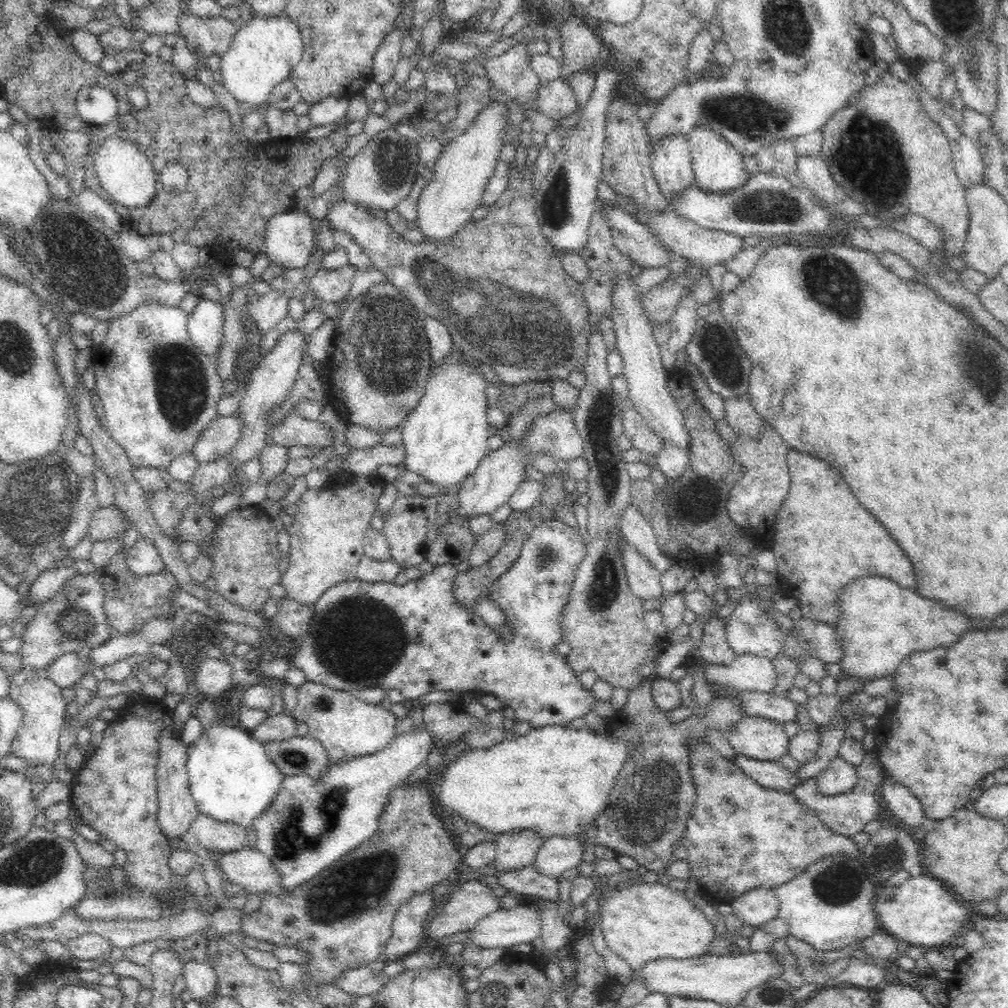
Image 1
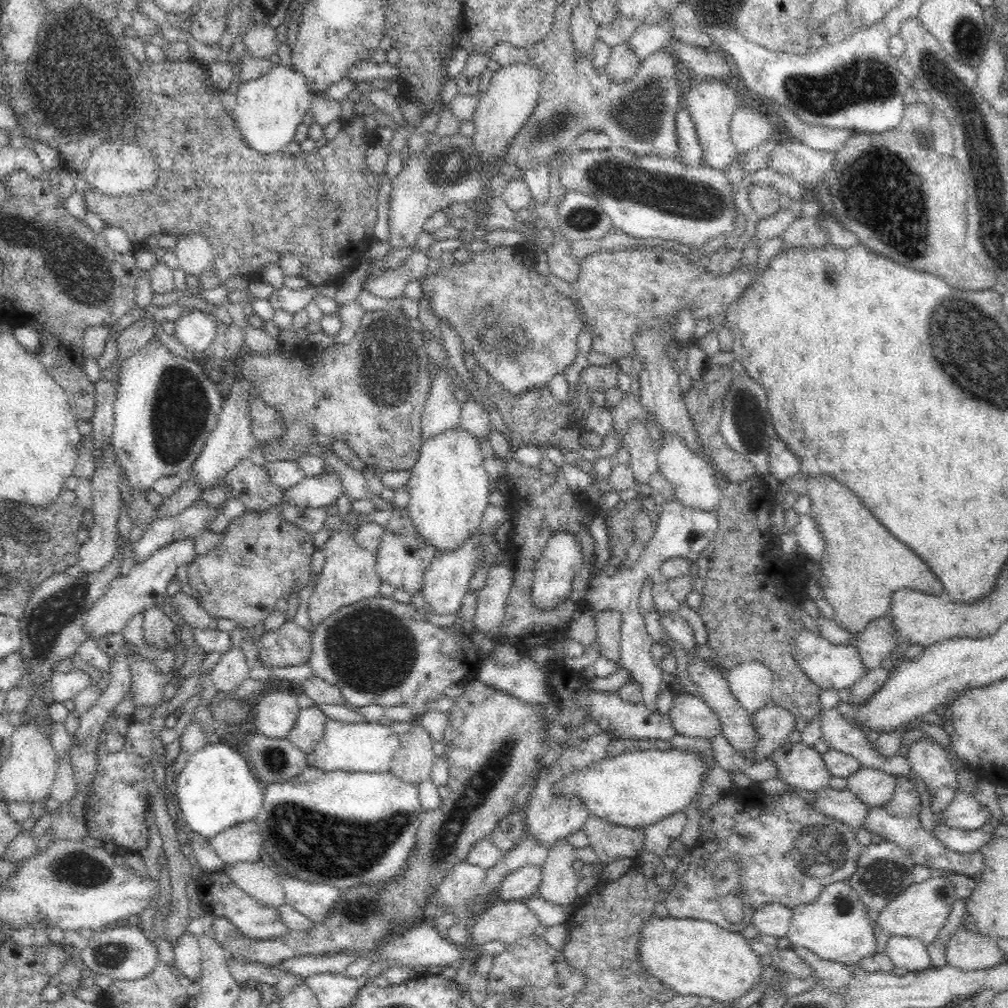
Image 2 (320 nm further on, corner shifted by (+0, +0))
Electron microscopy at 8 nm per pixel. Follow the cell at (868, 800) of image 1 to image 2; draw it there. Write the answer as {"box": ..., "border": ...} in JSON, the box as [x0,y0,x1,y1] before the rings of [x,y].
{"box":[865,779,985,877],"border":[[[897,779],[896,794],[888,804],[869,810],[865,828],[870,832],[882,834],[886,841],[897,844],[915,865],[930,866],[934,870],[949,870],[950,873],[961,873],[972,877],[982,872],[985,860],[980,851],[959,853],[946,848],[946,845],[934,834],[927,832],[920,824],[920,794],[908,779]]]}

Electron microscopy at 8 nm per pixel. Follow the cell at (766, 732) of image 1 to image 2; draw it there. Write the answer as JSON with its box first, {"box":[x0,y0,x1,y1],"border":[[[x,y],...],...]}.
{"box":[771,741,833,793],"border":[[[802,741],[792,746],[784,744],[771,757],[778,766],[783,782],[790,787],[814,793],[831,788],[833,776],[825,761],[818,751],[806,747]]]}

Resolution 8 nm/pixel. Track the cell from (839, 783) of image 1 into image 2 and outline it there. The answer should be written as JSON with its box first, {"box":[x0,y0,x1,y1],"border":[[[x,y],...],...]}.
{"box":[846,767,896,808],"border":[[[862,767],[846,779],[850,789],[863,804],[876,808],[888,804],[896,794],[896,777],[880,770]]]}

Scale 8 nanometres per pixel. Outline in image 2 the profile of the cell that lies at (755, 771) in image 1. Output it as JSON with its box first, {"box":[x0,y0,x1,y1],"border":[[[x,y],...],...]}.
{"box":[813,788,871,832],"border":[[[827,788],[818,791],[815,796],[813,808],[816,811],[838,819],[855,832],[865,826],[871,808],[863,804],[850,789]]]}

